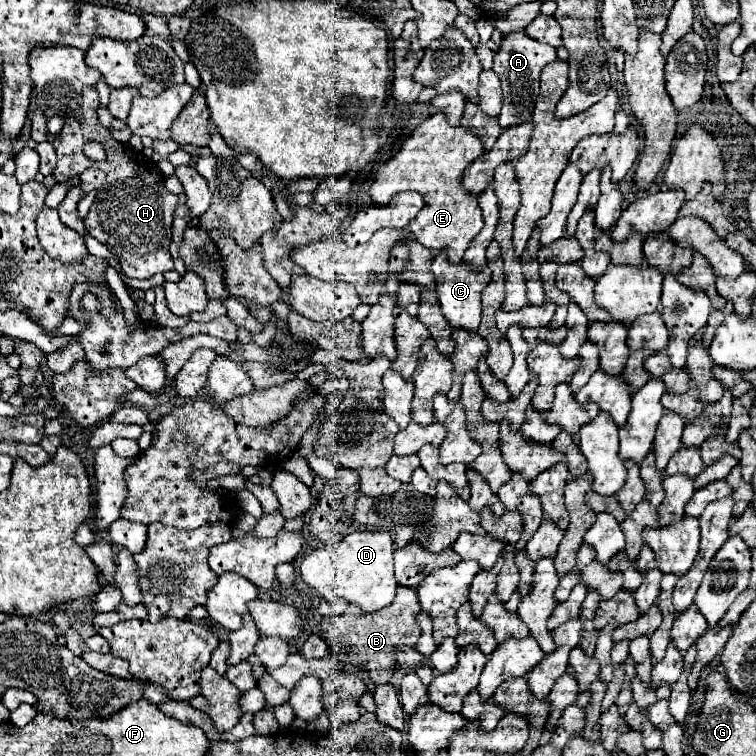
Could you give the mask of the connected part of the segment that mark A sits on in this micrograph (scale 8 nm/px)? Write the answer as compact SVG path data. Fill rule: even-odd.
M513 32L503 38L503 46L497 52L495 62L493 62L493 72L499 76L501 88L503 88L503 108L501 108L501 114L497 116L501 128L517 126L531 118L533 108L535 108L533 104L539 94L541 70L553 60L555 60L555 48L529 38L525 32Z

